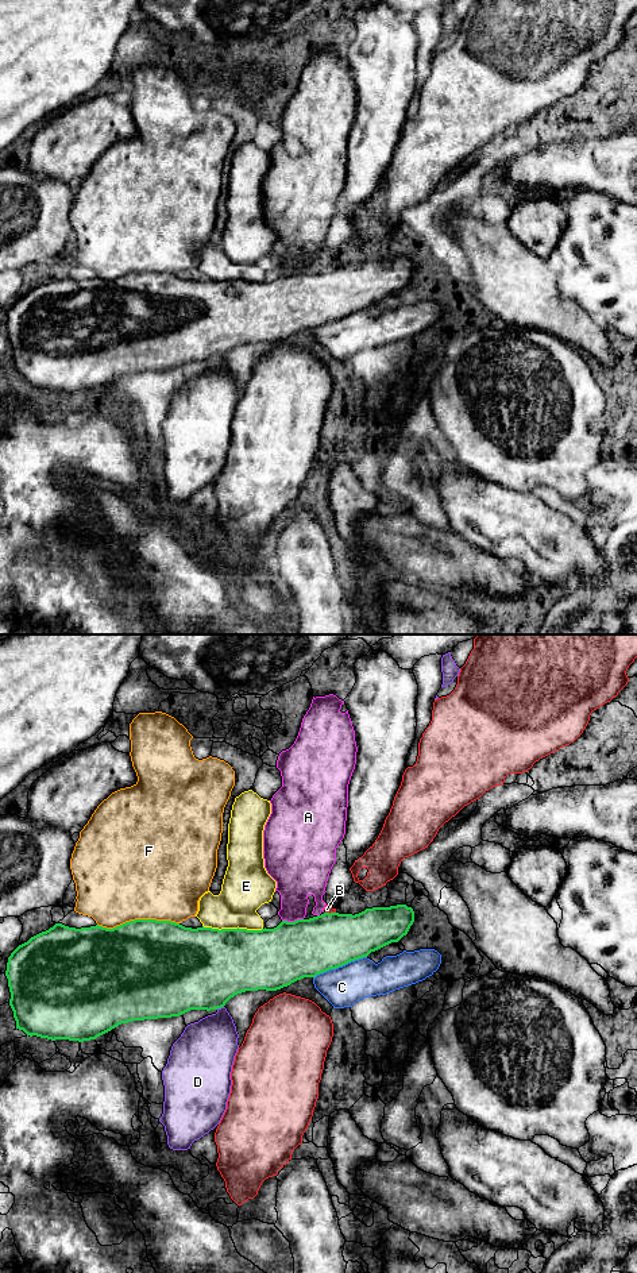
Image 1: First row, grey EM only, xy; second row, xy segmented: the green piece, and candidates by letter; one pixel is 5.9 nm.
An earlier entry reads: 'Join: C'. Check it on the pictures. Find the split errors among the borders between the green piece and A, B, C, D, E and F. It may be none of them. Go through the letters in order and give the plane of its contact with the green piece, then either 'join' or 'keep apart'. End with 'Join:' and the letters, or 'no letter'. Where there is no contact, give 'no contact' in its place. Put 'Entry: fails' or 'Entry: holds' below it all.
A: contact in xy; keep apart
B: contact in xy; keep apart
C: contact in xy; join
D: contact in xy; keep apart
E: contact in xy; keep apart
F: contact in xy; keep apart
Join: C
Entry: holds

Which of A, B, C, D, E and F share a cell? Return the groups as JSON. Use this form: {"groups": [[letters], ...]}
{"groups": [["A"], ["B", "D"], ["C"], ["E"], ["F"]]}

